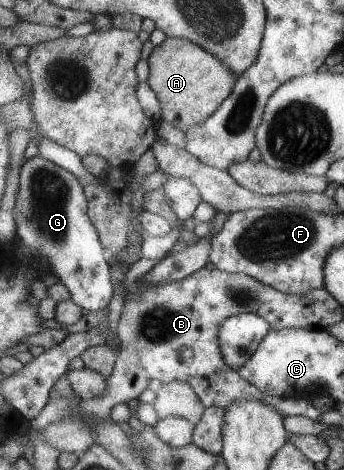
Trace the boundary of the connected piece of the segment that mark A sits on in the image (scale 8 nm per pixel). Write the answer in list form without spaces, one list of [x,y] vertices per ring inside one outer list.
[[[167,37],[155,46],[150,57],[148,81],[163,108],[163,120],[185,133],[194,125],[210,118],[232,94],[238,76],[223,60],[210,54],[191,40]]]

